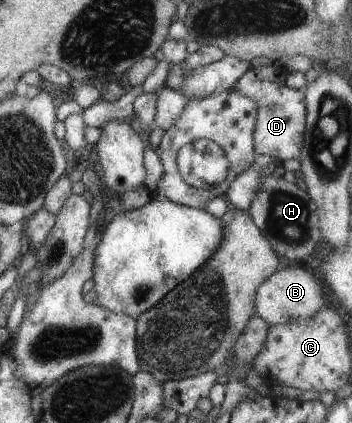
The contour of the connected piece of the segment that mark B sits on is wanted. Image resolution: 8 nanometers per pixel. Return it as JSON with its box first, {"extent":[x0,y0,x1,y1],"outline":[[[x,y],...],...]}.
{"extent":[253,267,323,324],"outline":[[[279,267],[269,278],[259,284],[253,296],[255,314],[267,324],[283,324],[299,318],[311,318],[319,308],[323,308],[323,283],[318,284],[313,272],[304,268]]]}

